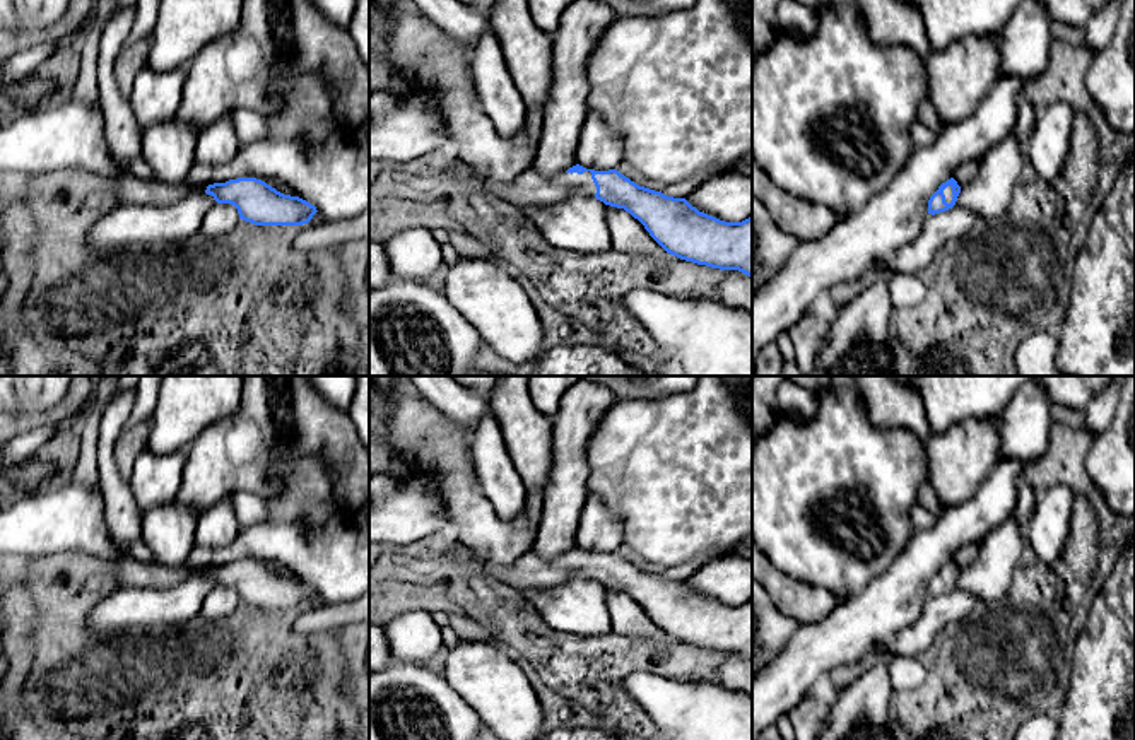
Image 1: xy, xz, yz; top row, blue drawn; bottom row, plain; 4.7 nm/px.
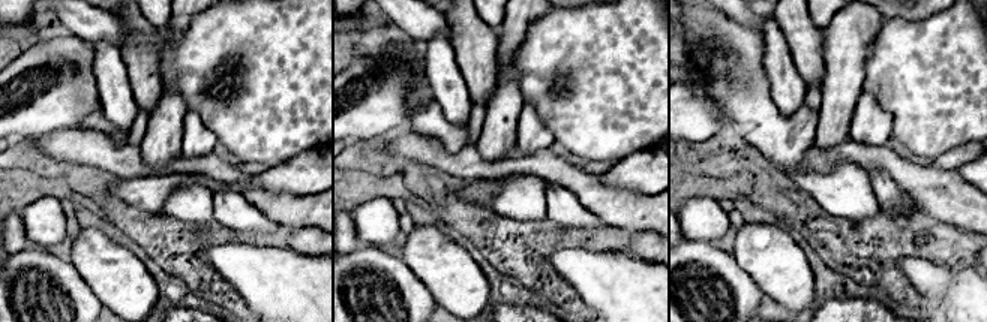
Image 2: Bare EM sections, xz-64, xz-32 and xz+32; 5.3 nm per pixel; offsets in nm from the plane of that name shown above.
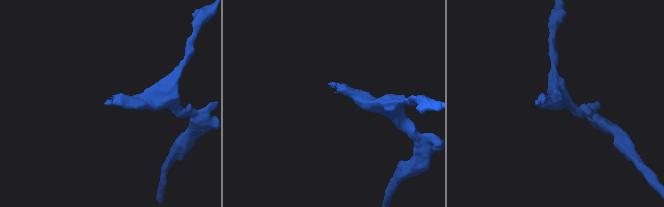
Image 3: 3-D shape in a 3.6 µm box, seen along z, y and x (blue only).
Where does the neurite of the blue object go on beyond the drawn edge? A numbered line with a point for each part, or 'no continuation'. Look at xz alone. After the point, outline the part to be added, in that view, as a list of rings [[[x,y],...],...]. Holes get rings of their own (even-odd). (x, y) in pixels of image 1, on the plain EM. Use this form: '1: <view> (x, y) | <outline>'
1: xz (530, 569) | [[[453,540],[448,554],[465,564],[475,566],[501,583],[518,590],[530,586],[556,586],[569,578],[595,579],[597,569],[591,555],[562,555],[556,561],[542,561],[533,550],[528,550],[511,566],[494,566],[480,559],[470,547]]]

